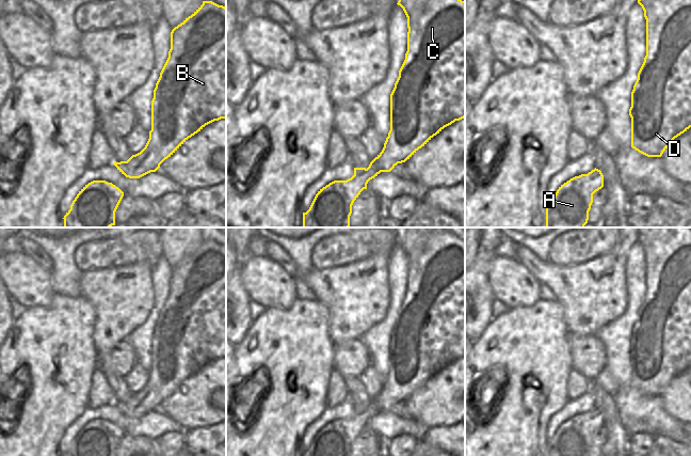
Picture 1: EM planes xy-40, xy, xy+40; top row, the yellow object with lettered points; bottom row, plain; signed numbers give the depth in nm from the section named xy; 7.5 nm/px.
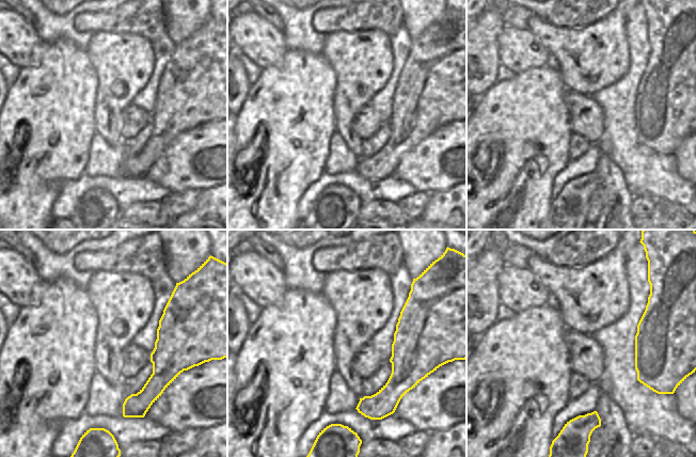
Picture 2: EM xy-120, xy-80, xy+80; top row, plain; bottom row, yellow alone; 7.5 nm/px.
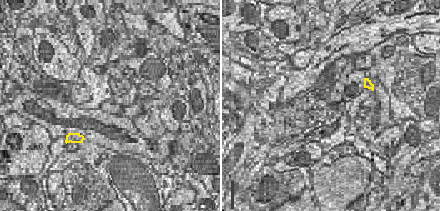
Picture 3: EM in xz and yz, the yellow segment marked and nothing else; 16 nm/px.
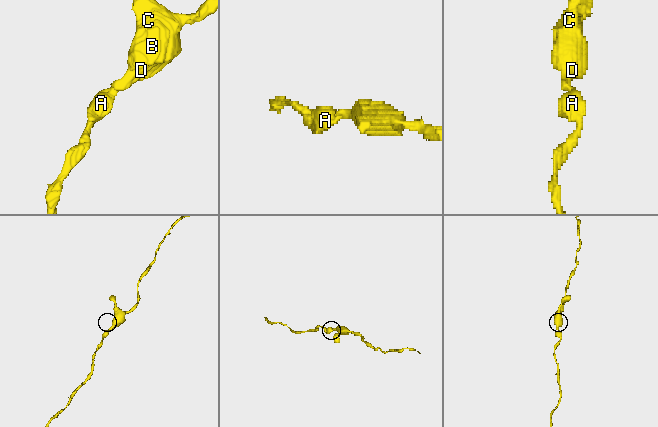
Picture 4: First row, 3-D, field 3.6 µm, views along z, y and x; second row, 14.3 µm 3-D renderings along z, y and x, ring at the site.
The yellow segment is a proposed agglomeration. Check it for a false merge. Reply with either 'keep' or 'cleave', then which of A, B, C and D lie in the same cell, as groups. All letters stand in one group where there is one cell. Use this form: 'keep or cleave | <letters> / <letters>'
keep | A B C D

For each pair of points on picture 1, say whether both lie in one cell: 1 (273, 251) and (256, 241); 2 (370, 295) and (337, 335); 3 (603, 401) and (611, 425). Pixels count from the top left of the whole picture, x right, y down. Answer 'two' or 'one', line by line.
1: two
2: one
3: one

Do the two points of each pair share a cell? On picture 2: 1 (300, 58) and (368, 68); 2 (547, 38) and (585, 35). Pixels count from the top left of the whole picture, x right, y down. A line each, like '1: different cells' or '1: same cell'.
1: different cells
2: same cell

